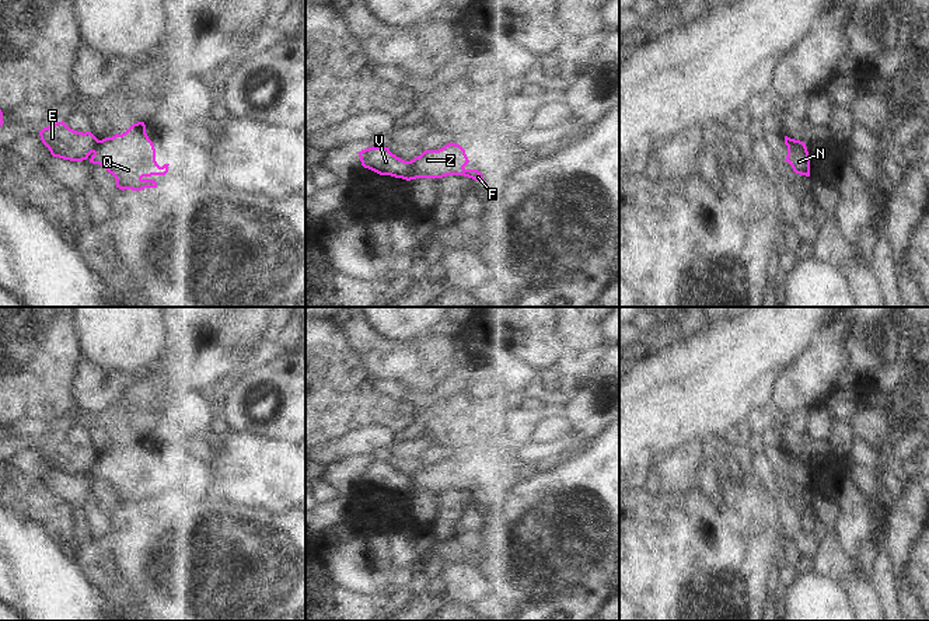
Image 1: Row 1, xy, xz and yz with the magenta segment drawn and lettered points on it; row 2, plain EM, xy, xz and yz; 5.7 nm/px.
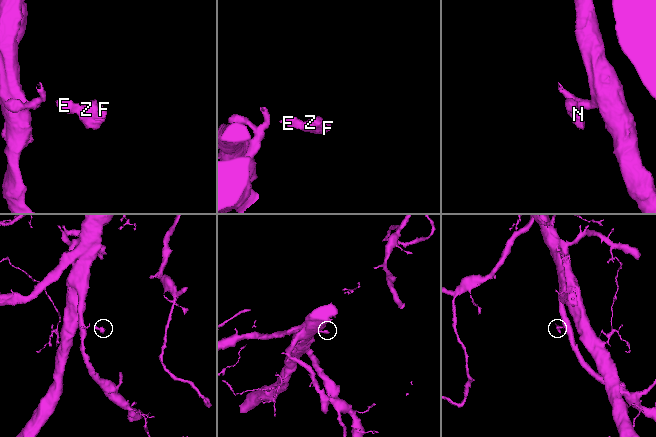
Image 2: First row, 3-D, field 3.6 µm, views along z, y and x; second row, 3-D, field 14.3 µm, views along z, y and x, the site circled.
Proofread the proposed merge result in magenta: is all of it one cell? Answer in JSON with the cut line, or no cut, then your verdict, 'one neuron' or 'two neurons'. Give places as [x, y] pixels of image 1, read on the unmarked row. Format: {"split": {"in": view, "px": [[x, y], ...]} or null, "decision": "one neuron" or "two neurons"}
{"split": {"in": "xz", "px": [[408, 475], [409, 494]]}, "decision": "two neurons"}

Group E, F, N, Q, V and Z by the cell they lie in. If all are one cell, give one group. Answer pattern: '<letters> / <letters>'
E V / F N Q Z

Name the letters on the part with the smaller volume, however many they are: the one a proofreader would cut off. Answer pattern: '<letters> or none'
F, N, Q, Z

